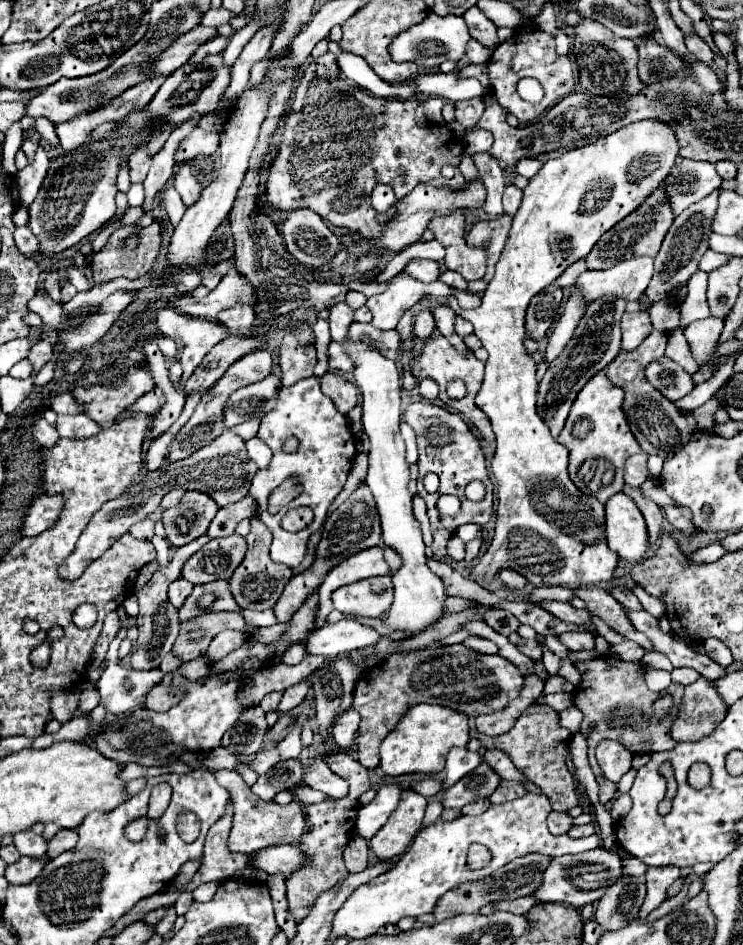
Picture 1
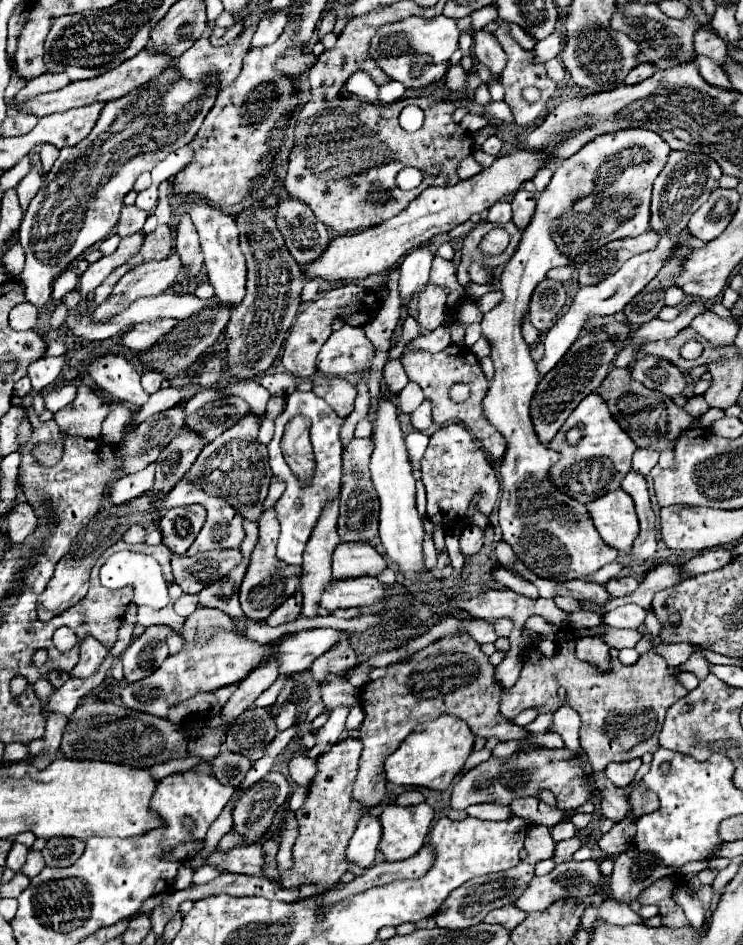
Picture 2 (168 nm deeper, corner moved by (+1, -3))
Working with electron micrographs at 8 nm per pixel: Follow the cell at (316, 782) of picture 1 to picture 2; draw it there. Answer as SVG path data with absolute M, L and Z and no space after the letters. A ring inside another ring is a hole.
M294 753L288 761L288 769L290 769L290 777L294 779L296 785L308 787L316 773L316 761L310 759L306 753Z

